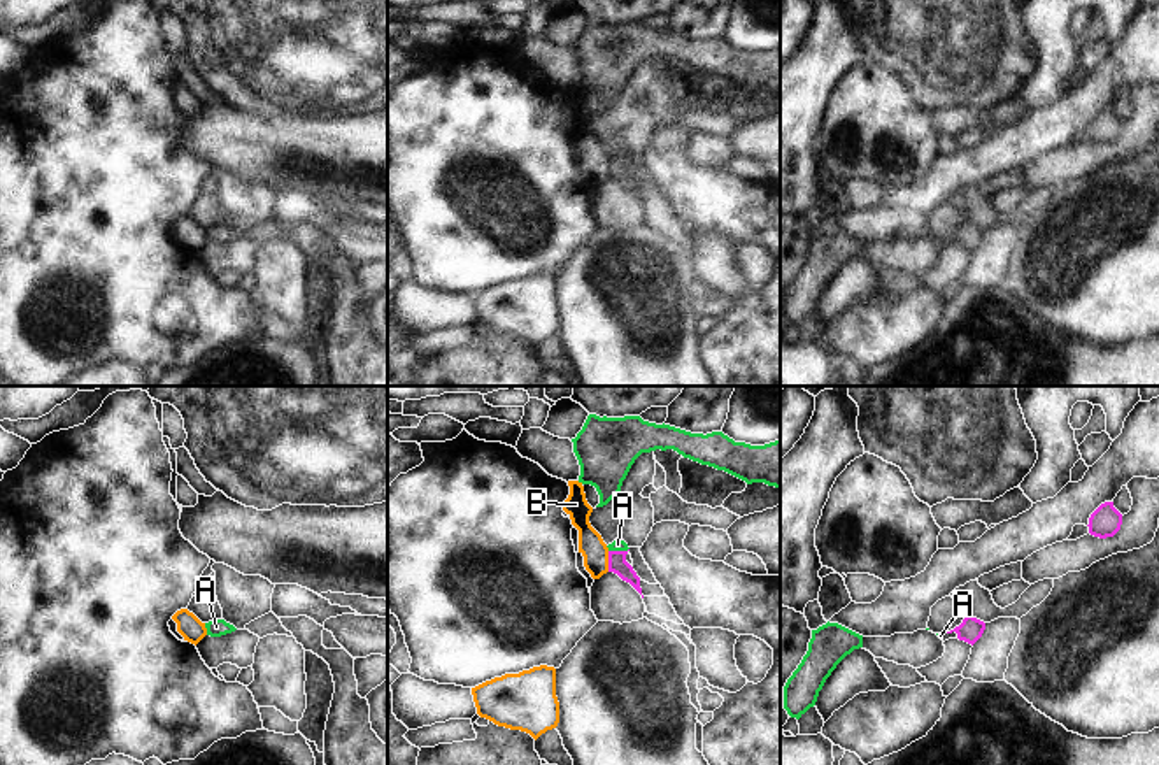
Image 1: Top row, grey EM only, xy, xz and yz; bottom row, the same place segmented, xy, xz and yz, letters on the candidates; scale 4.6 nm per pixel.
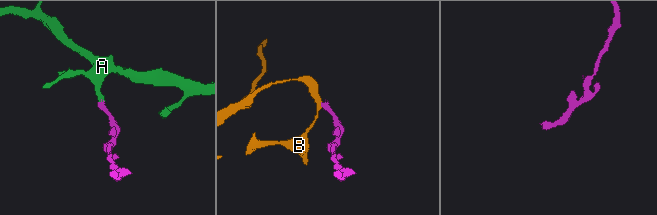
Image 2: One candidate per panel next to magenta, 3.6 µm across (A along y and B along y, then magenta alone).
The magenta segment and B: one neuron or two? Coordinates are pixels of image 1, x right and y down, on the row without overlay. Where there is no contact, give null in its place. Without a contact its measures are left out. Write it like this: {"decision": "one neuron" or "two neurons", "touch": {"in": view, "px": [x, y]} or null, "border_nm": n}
{"decision": "two neurons", "touch": {"in": "xz", "px": [609, 169]}, "border_nm": 100}

